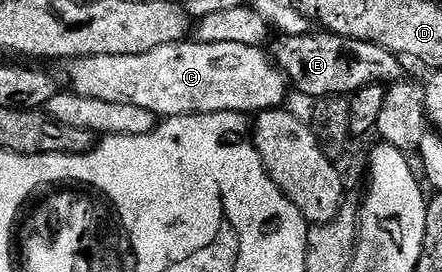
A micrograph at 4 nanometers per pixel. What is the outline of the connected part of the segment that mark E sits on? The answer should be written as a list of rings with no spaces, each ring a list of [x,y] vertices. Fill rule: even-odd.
[[[310,32],[297,36],[279,34],[270,43],[269,54],[280,72],[287,77],[288,83],[294,89],[296,86],[308,100],[354,96],[366,86],[394,84],[404,77],[404,63],[400,55],[392,50],[365,40],[342,38],[326,32]]]

